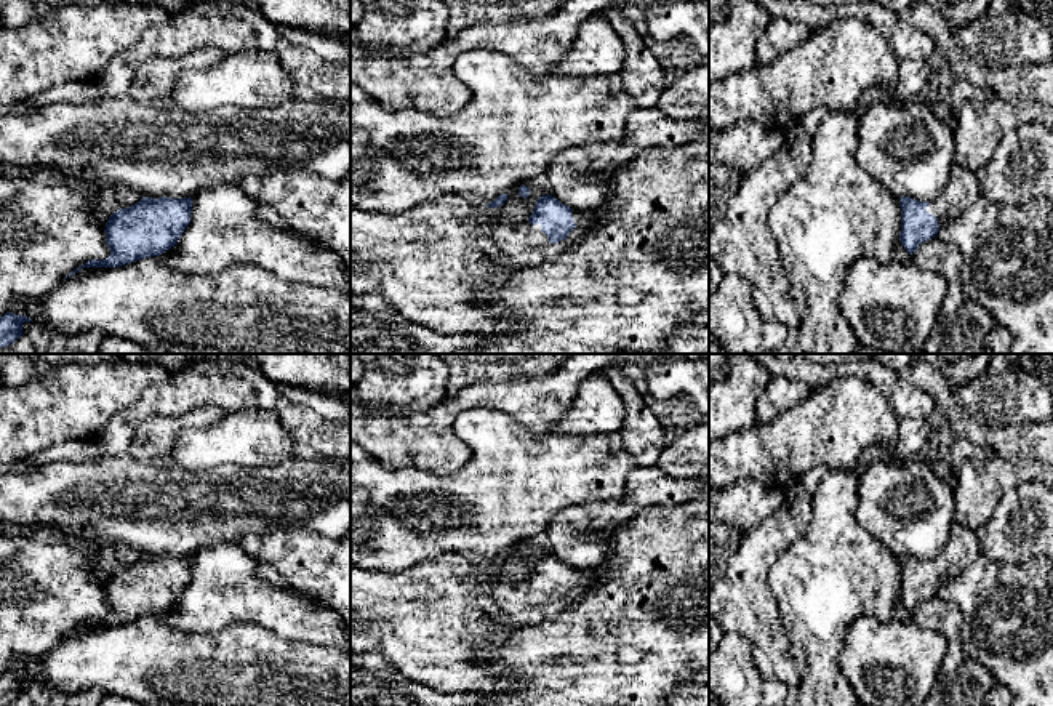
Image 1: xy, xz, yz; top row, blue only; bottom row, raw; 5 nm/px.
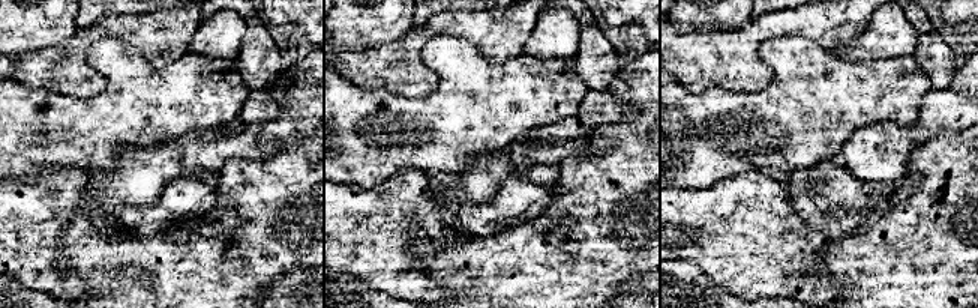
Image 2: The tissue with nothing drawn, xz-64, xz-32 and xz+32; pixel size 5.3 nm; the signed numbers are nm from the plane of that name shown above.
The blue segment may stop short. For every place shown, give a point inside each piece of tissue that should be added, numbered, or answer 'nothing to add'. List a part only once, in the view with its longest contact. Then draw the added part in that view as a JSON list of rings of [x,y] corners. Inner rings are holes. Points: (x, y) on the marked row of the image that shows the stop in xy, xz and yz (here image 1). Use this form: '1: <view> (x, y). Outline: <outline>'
1: xz (525, 244). Outline: [[[571,210],[576,227],[559,243],[551,243],[541,232],[541,224],[498,224],[491,227],[491,237],[498,248],[512,261],[526,266],[538,266],[555,261],[563,251],[586,239],[589,221],[576,210]]]

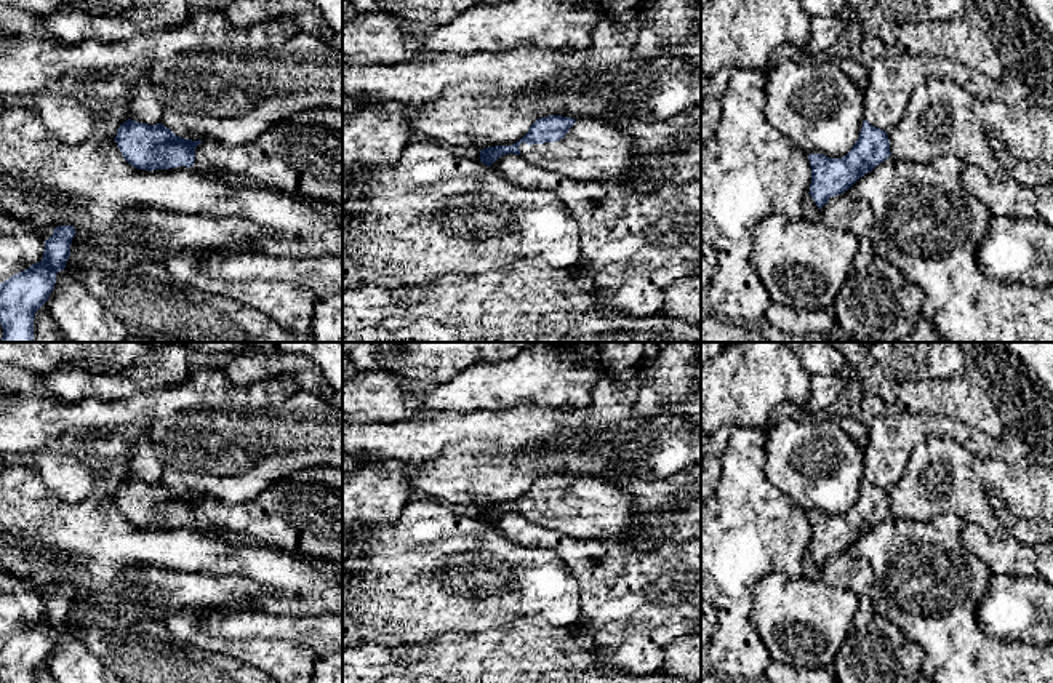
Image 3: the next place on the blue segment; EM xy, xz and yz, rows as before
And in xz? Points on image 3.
1: xz (591, 151). Outline: [[[578,118],[563,139],[518,146],[520,157],[578,182],[624,184],[634,166],[634,141],[597,118]]]

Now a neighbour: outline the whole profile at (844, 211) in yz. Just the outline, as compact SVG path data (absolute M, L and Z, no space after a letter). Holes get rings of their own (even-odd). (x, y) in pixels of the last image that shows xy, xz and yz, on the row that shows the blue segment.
M845 190L840 195L831 197L821 208L821 221L829 227L850 230L856 235L858 253L853 259L853 269L861 274L866 272L875 259L872 250L874 213L871 206L863 200L855 200Z

